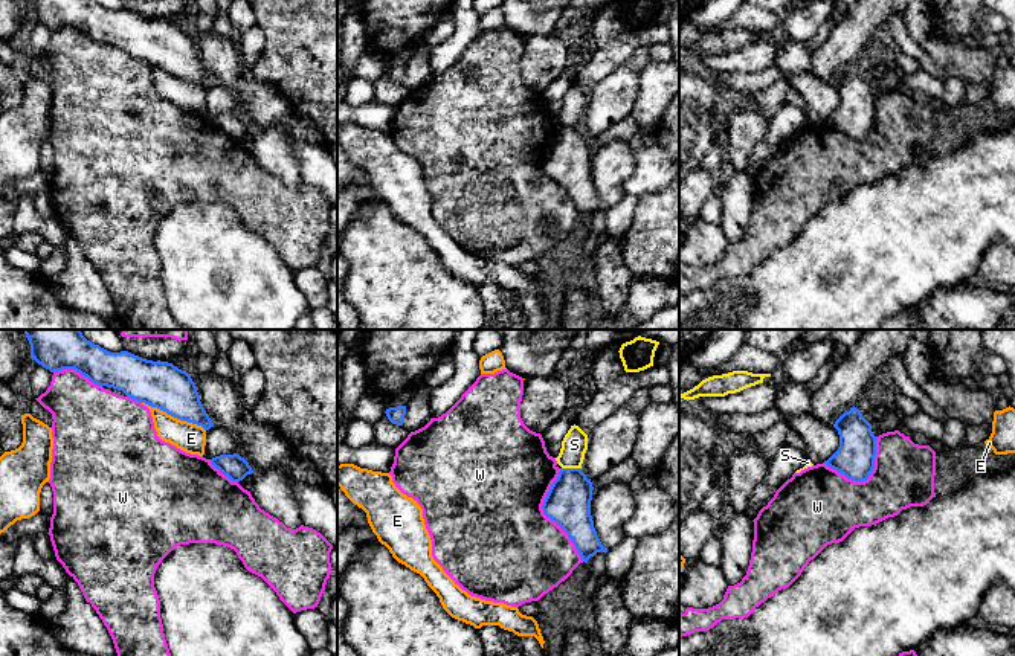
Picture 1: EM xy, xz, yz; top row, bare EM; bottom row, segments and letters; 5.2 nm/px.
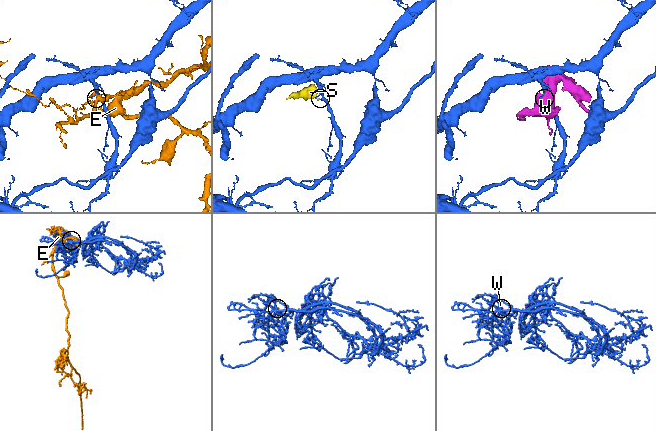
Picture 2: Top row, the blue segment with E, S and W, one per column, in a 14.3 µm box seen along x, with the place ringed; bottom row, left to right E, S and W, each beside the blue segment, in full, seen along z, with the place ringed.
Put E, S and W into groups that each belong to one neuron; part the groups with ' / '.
E / S / W

